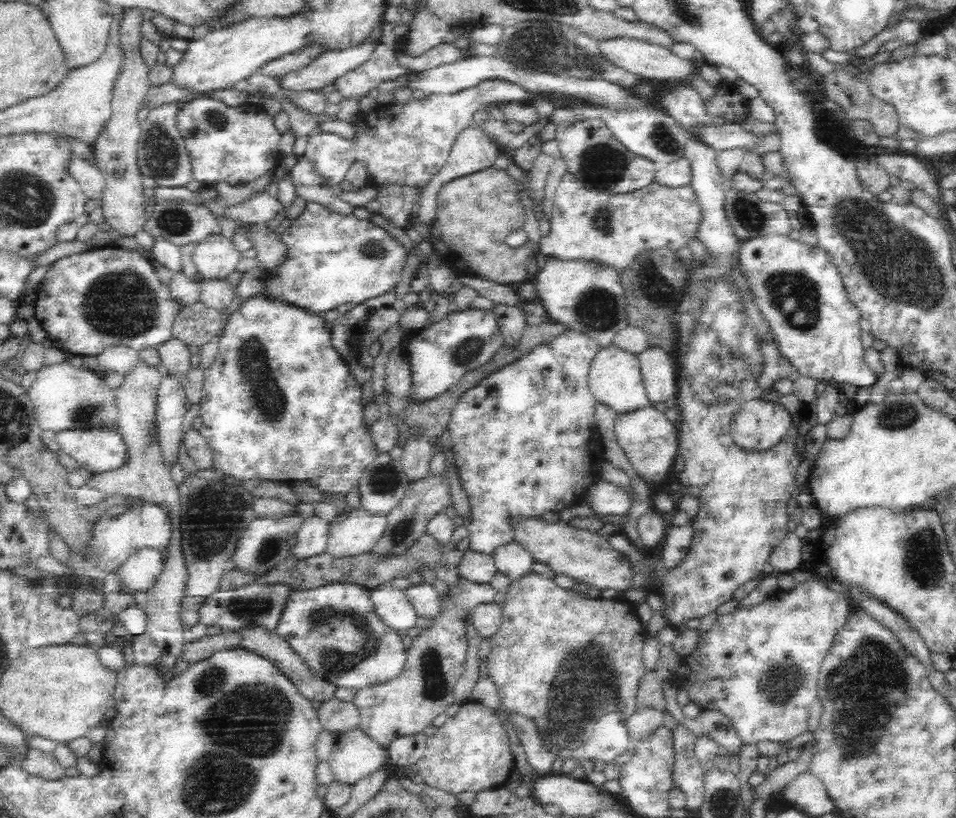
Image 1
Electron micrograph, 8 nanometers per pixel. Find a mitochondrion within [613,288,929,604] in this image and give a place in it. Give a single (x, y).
(899, 415)

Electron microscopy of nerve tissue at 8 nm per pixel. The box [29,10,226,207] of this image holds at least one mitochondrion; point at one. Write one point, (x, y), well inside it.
(162, 152)

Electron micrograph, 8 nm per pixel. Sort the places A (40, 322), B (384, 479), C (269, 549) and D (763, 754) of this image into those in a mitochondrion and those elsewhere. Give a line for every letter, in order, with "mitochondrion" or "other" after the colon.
A: other
B: mitochondrion
C: mitochondrion
D: other

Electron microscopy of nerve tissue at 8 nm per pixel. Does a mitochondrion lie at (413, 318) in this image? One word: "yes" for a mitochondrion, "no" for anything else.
no

